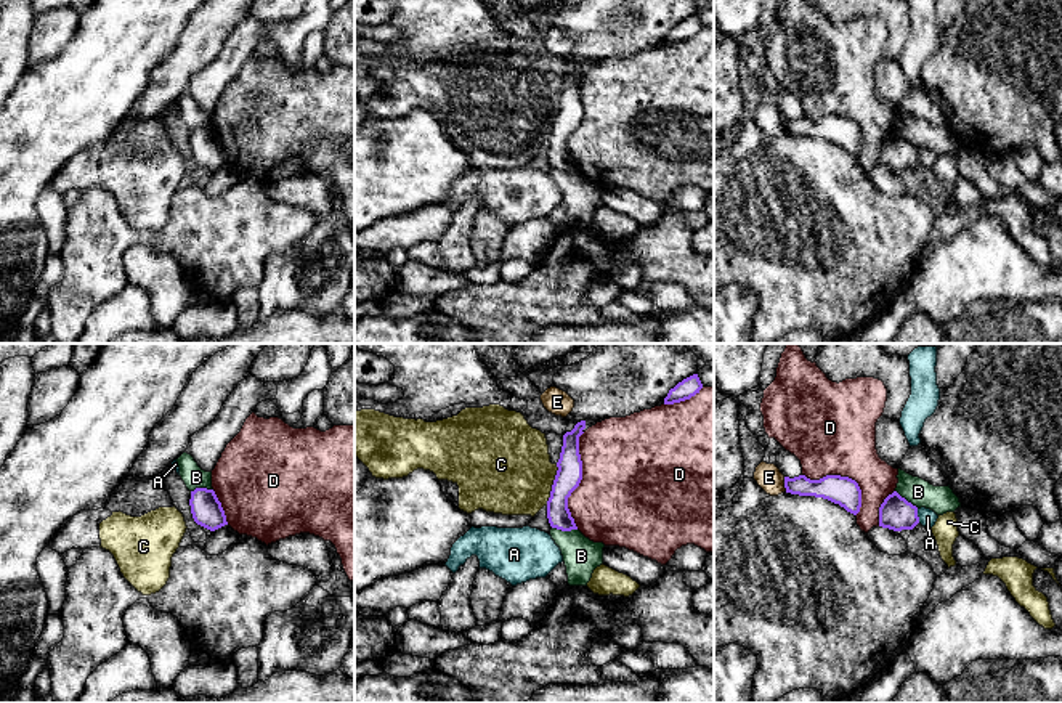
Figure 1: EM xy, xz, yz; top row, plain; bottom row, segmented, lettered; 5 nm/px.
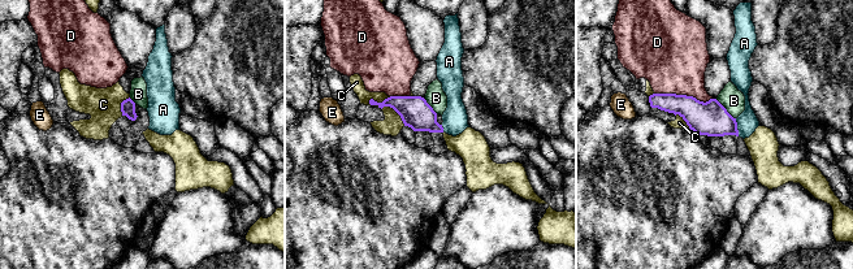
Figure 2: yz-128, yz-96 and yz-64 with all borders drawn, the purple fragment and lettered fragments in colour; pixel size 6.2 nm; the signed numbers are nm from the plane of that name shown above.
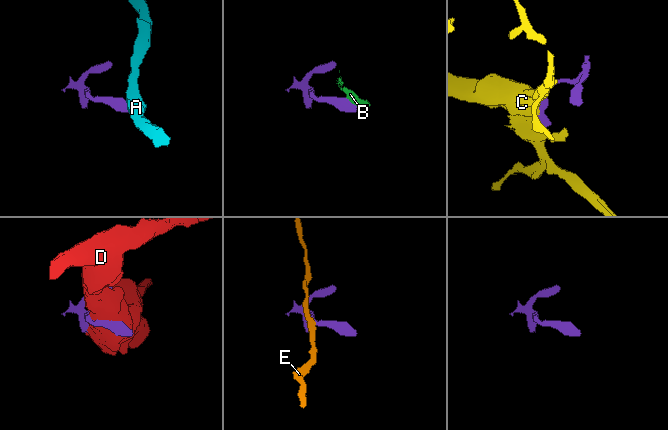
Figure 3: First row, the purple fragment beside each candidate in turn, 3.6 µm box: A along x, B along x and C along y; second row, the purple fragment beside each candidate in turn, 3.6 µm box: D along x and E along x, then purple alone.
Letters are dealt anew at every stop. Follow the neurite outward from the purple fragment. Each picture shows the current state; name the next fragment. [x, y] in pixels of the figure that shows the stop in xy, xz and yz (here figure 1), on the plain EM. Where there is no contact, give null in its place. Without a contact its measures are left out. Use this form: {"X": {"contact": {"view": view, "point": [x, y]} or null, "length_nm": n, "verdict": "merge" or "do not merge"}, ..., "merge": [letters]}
{"A": {"contact": {"view": "yz", "point": [916, 156]}, "length_nm": 70, "verdict": "do not merge"}, "B": {"contact": {"view": "xz", "point": [565, 170]}, "length_nm": 130, "verdict": "do not merge"}, "C": {"contact": {"view": "xz", "point": [552, 125]}, "length_nm": 220, "verdict": "do not merge"}, "D": {"contact": {"view": "xz", "point": [581, 119]}, "length_nm": 480, "verdict": "do not merge"}, "E": {"contact": {"view": "yz", "point": [785, 124]}, "length_nm": 70, "verdict": "do not merge"}, "merge": []}

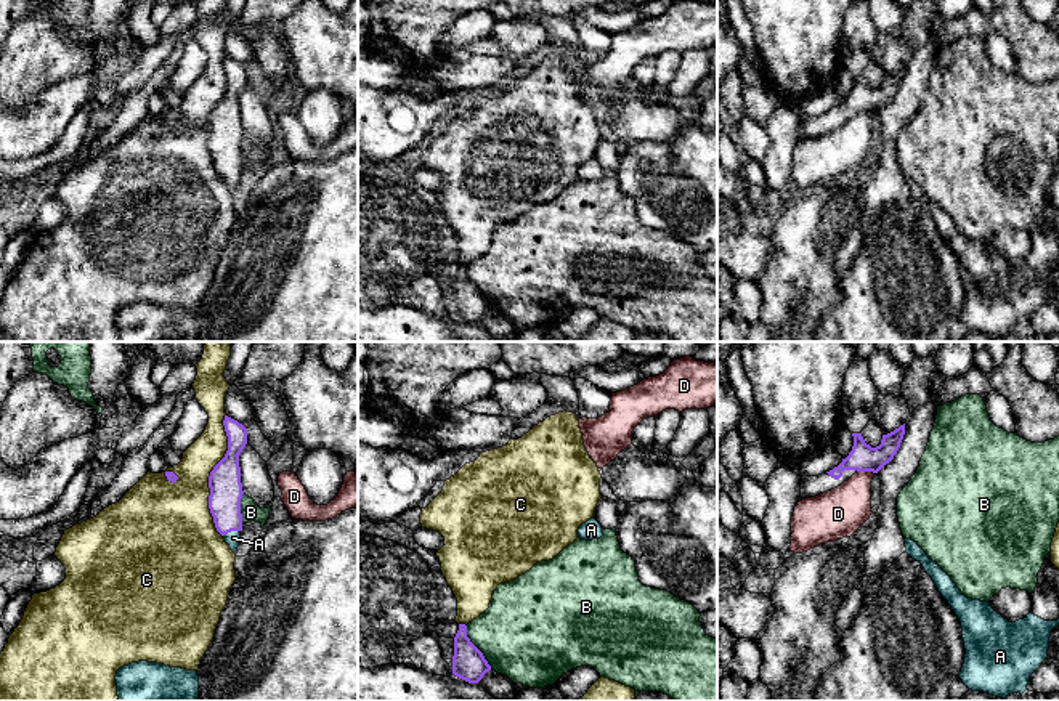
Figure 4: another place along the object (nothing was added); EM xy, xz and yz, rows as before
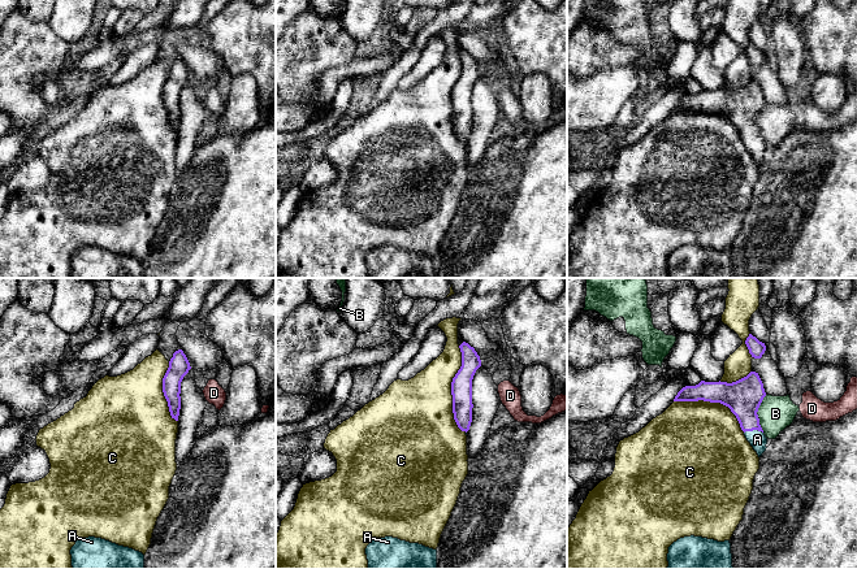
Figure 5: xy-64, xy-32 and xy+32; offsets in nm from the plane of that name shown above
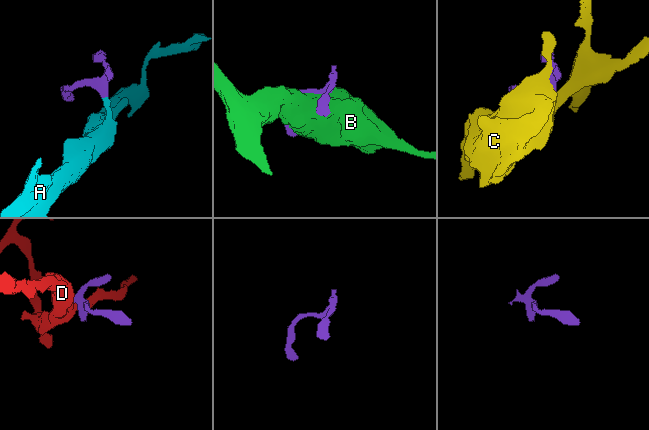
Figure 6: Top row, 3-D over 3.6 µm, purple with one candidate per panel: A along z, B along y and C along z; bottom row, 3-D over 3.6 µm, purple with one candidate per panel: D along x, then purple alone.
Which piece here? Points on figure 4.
{"A": {"contact": {"view": "xy", "point": [230, 172]}, "length_nm": 100, "verdict": "merge"}, "B": {"contact": {"view": "xz", "point": [475, 287]}, "length_nm": 260, "verdict": "do not merge"}, "C": {"contact": {"view": "xy", "point": [210, 116]}, "length_nm": 600, "verdict": "do not merge"}, "D": {"contact": {"view": "yz", "point": [865, 111]}, "length_nm": 90, "verdict": "do not merge"}, "merge": ["A"]}

